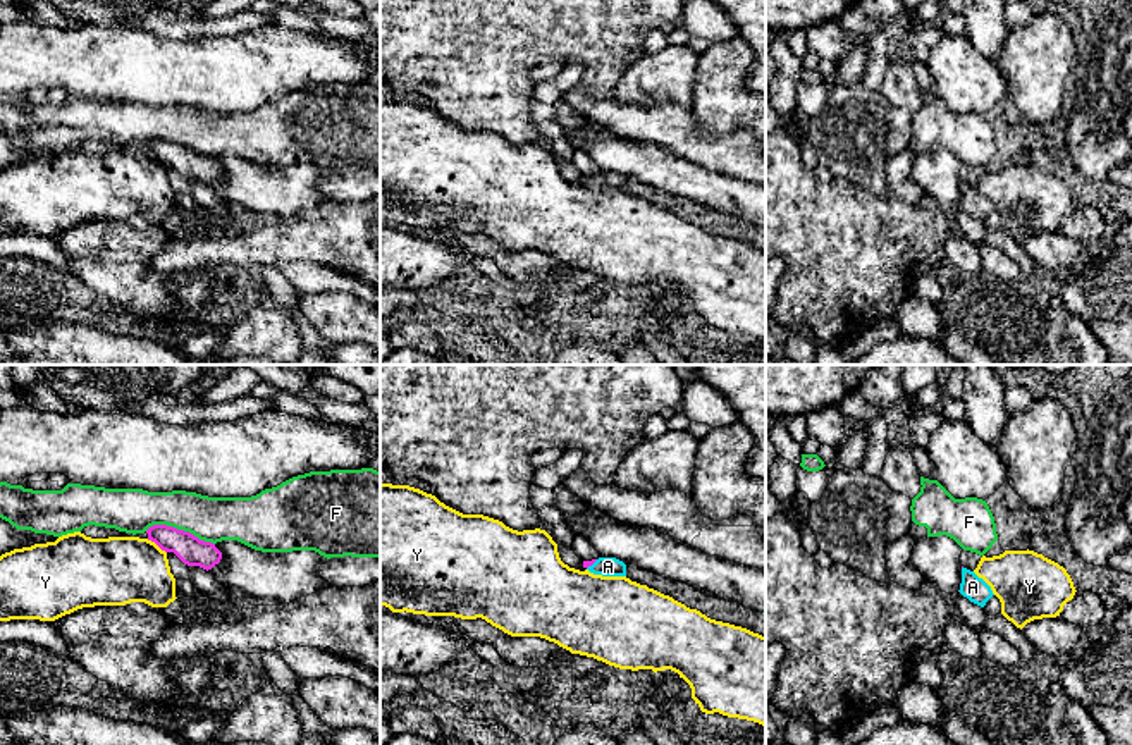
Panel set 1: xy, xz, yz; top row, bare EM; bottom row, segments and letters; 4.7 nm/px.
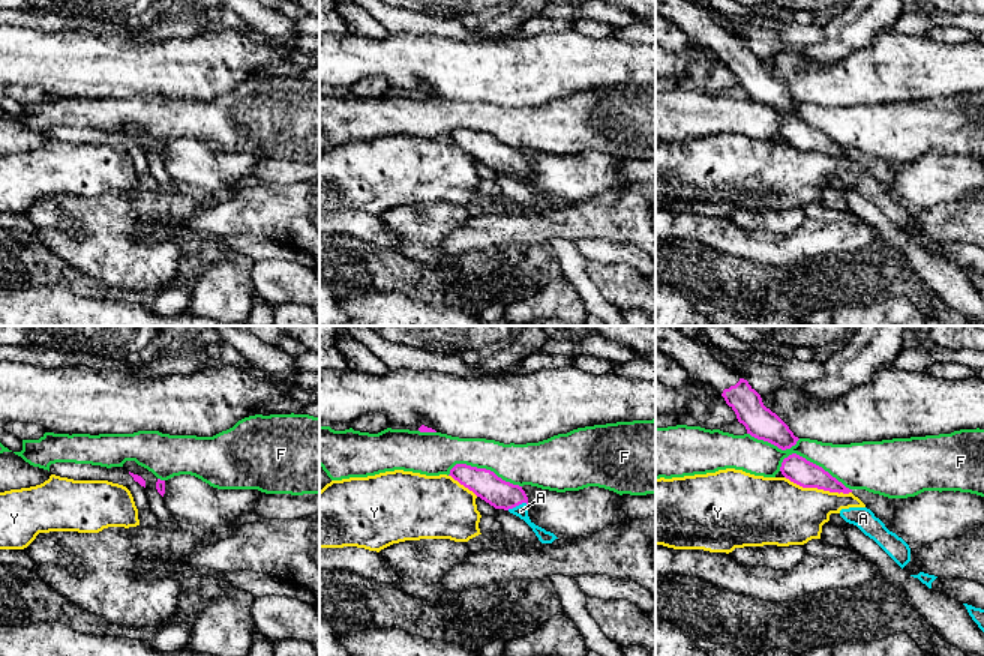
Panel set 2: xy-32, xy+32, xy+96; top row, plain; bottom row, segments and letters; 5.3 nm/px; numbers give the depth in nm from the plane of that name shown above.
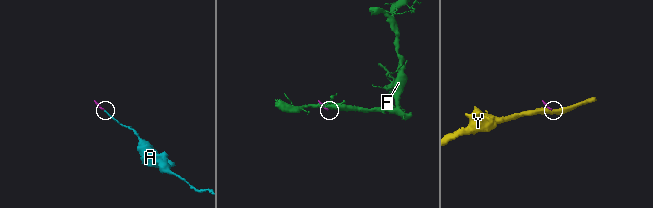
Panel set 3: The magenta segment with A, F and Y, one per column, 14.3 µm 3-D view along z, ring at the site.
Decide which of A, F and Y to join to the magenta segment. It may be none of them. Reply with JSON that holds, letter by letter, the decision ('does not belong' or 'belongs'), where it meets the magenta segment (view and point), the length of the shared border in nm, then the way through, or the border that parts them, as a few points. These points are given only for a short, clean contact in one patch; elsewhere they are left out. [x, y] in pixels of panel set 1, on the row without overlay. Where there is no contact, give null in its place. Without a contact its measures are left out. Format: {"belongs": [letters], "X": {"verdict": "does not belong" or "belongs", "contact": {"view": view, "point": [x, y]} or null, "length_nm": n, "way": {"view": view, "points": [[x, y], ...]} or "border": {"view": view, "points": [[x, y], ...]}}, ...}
{"belongs": ["A"], "A": {"verdict": "belongs", "contact": {"view": "xz", "point": [592, 178]}, "length_nm": 70, "way": {"view": "xz", "points": [[585, 178], [592, 178], [608, 181]]}}, "F": {"verdict": "does not belong", "contact": {"view": "xy", "point": [179, 145]}, "length_nm": 340}, "Y": {"verdict": "does not belong", "contact": {"view": "xy", "point": [157, 159]}, "length_nm": 120, "border": {"view": "xy", "points": [[147, 153], [153, 155], [166, 167]]}}}

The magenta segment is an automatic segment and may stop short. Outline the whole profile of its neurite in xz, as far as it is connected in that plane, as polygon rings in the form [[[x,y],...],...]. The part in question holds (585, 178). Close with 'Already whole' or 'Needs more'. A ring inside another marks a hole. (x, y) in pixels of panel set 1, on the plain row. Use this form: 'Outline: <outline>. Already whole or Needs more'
Outline: [[[616,172],[583,175],[583,182],[587,182],[594,189],[626,191],[626,179]]]. Needs more

